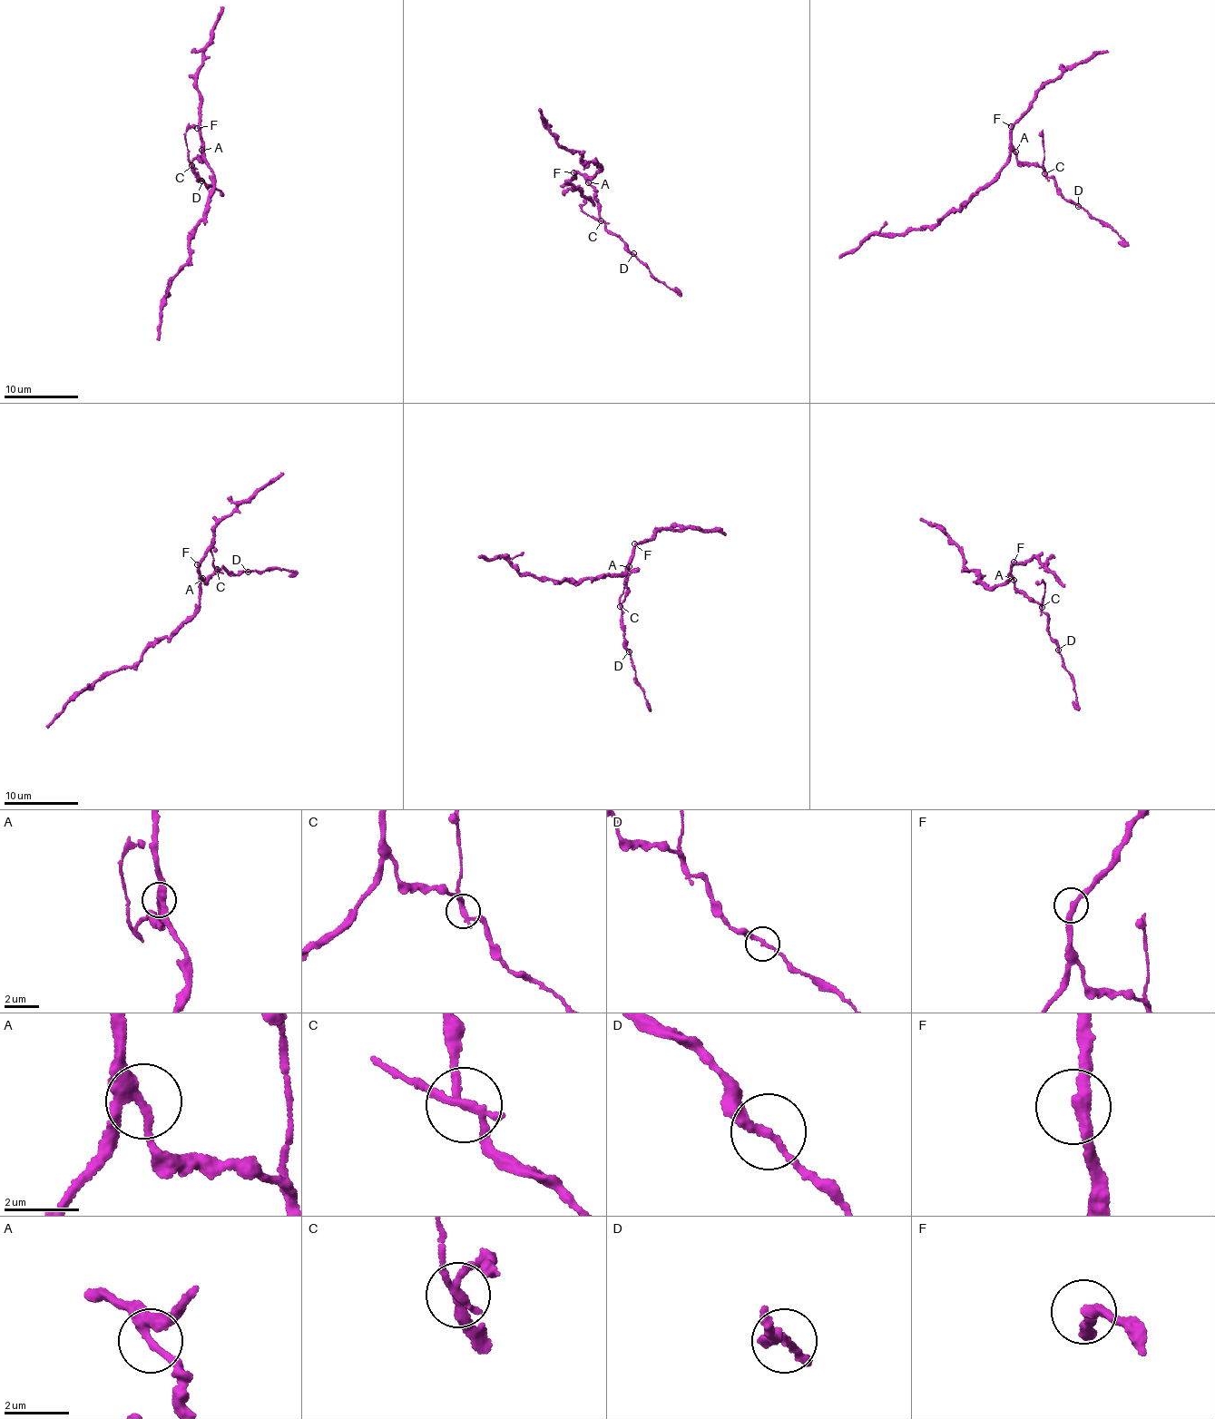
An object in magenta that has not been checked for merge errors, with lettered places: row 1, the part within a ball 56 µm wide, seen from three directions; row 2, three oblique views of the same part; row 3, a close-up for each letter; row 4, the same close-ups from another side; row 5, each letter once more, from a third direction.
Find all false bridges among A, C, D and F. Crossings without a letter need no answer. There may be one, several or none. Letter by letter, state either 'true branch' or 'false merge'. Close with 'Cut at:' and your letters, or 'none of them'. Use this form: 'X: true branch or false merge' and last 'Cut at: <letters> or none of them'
A: true branch
C: false merge
D: true branch
F: true branch
Cut at: C

